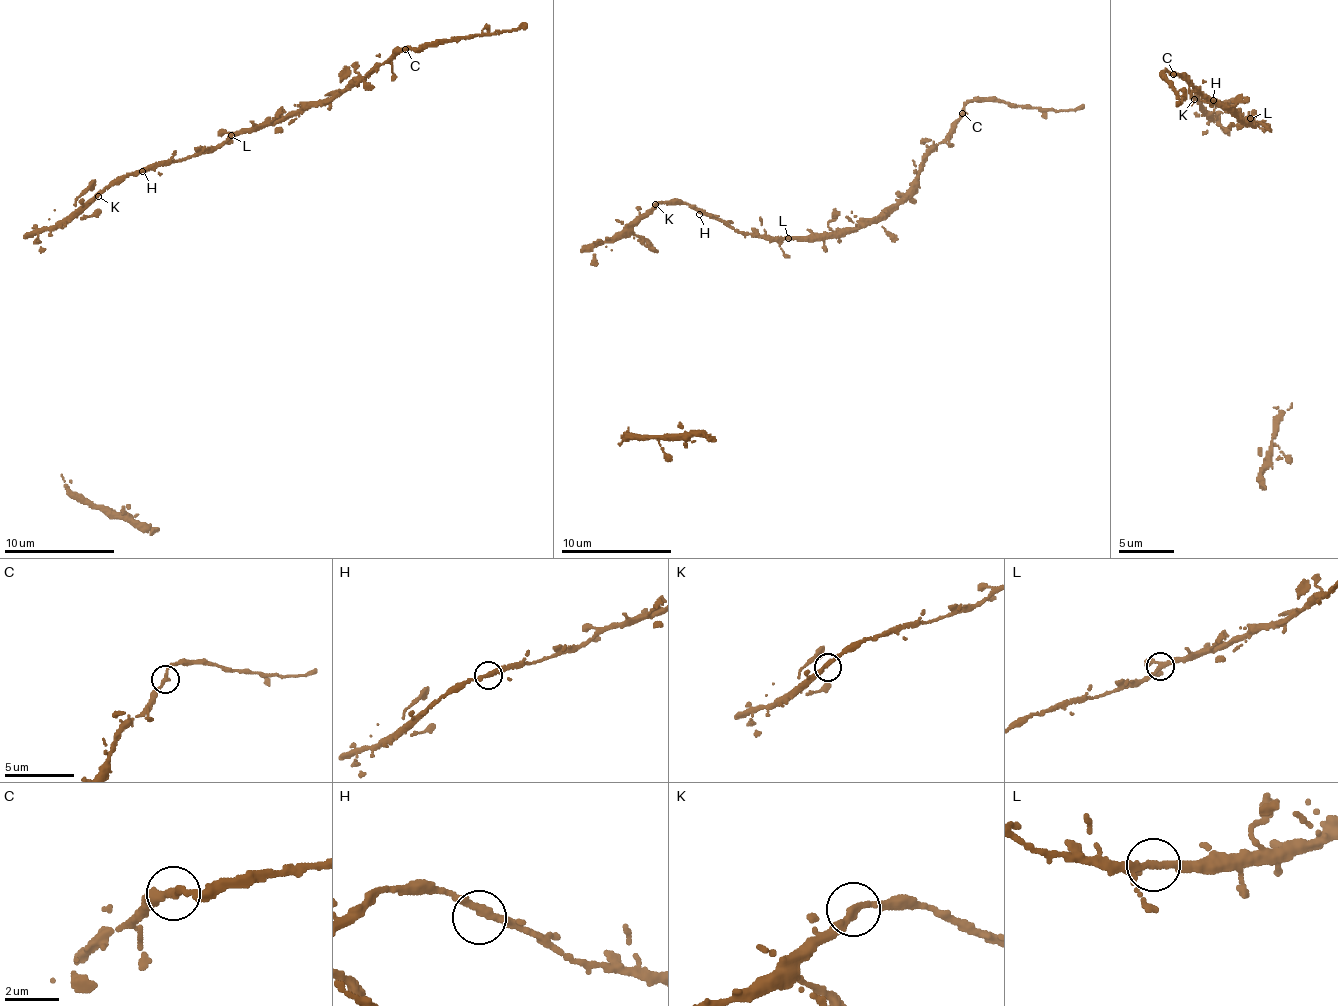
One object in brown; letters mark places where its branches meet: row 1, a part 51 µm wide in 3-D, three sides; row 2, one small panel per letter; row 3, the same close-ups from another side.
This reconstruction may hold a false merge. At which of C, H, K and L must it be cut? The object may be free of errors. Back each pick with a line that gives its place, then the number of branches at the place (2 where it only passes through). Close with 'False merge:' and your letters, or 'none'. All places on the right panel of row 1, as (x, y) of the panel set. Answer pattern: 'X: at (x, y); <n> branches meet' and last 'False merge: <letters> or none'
False merge: none

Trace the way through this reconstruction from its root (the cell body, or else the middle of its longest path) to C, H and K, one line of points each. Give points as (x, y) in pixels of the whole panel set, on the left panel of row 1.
C: (117, 183), (140, 170), (220, 148), (242, 131), (256, 131), (284, 121), (323, 103), (406, 49)
H: (117, 183), (126, 175), (142, 171)
K: (117, 183), (112, 183), (98, 196)

